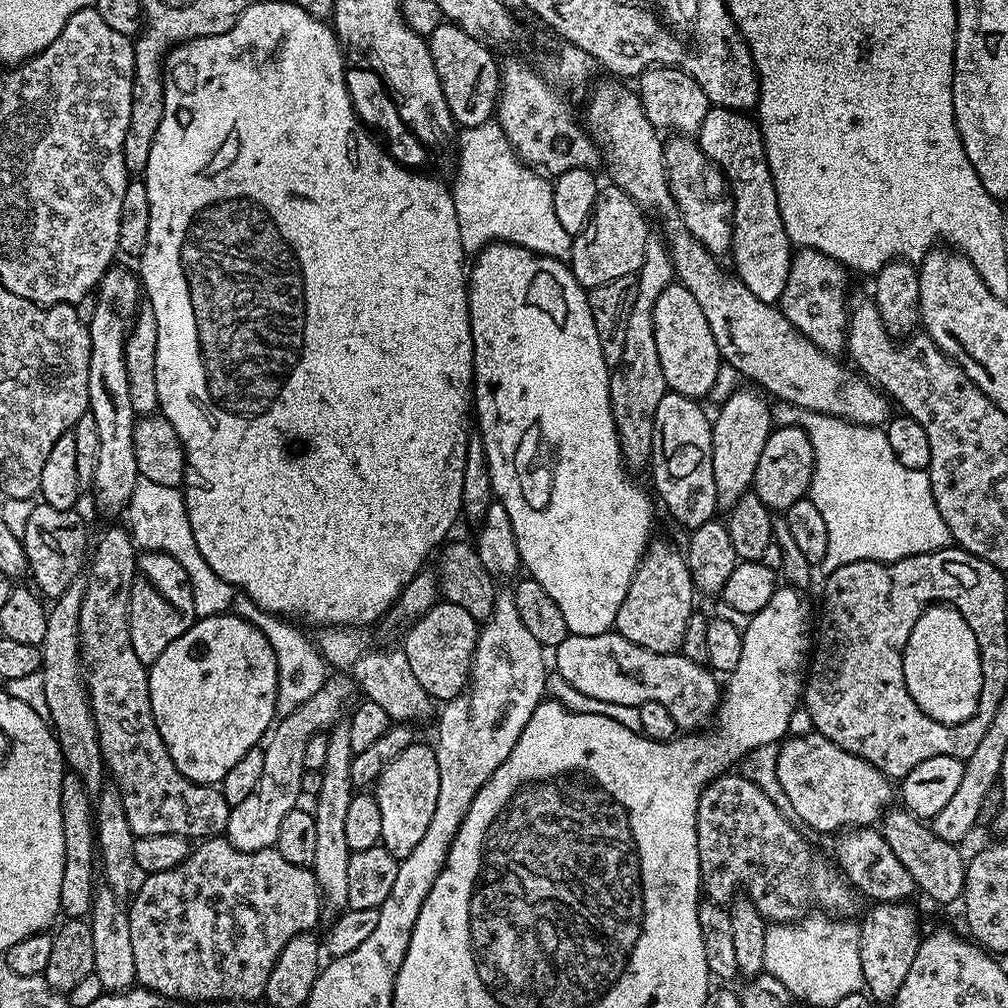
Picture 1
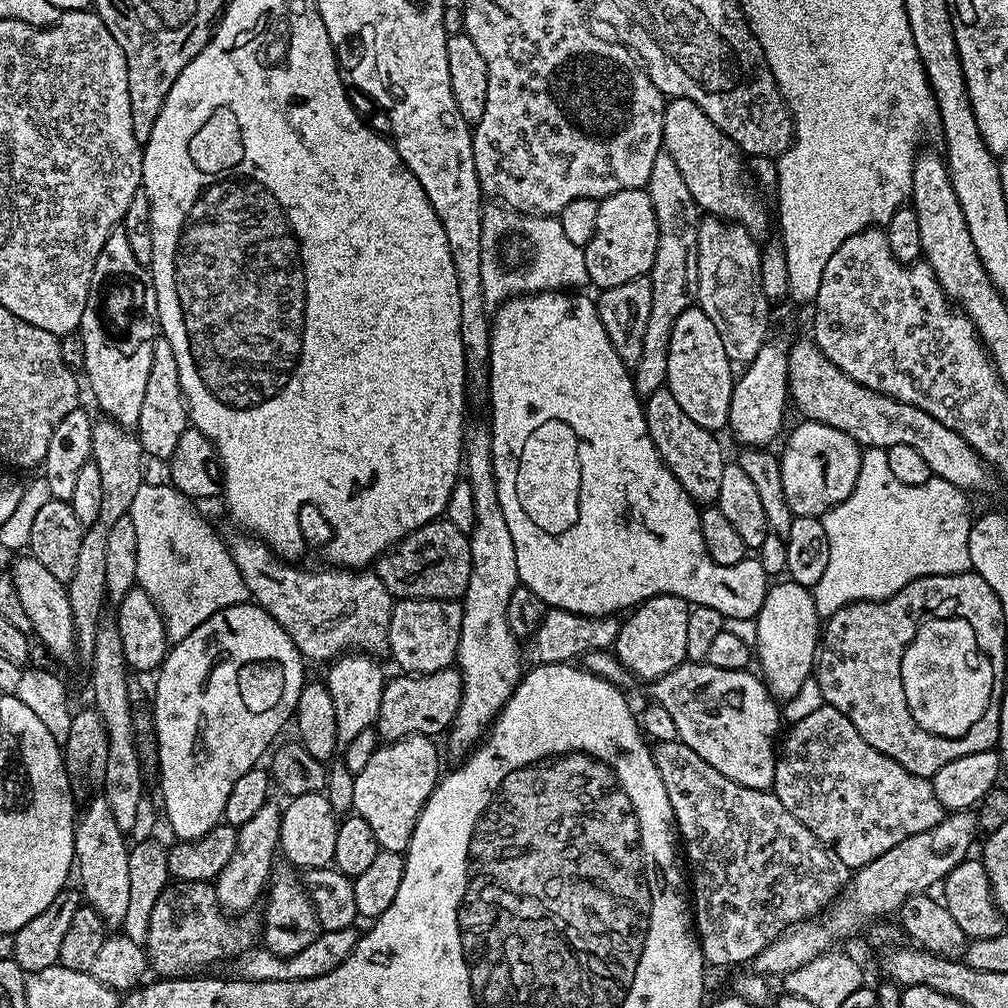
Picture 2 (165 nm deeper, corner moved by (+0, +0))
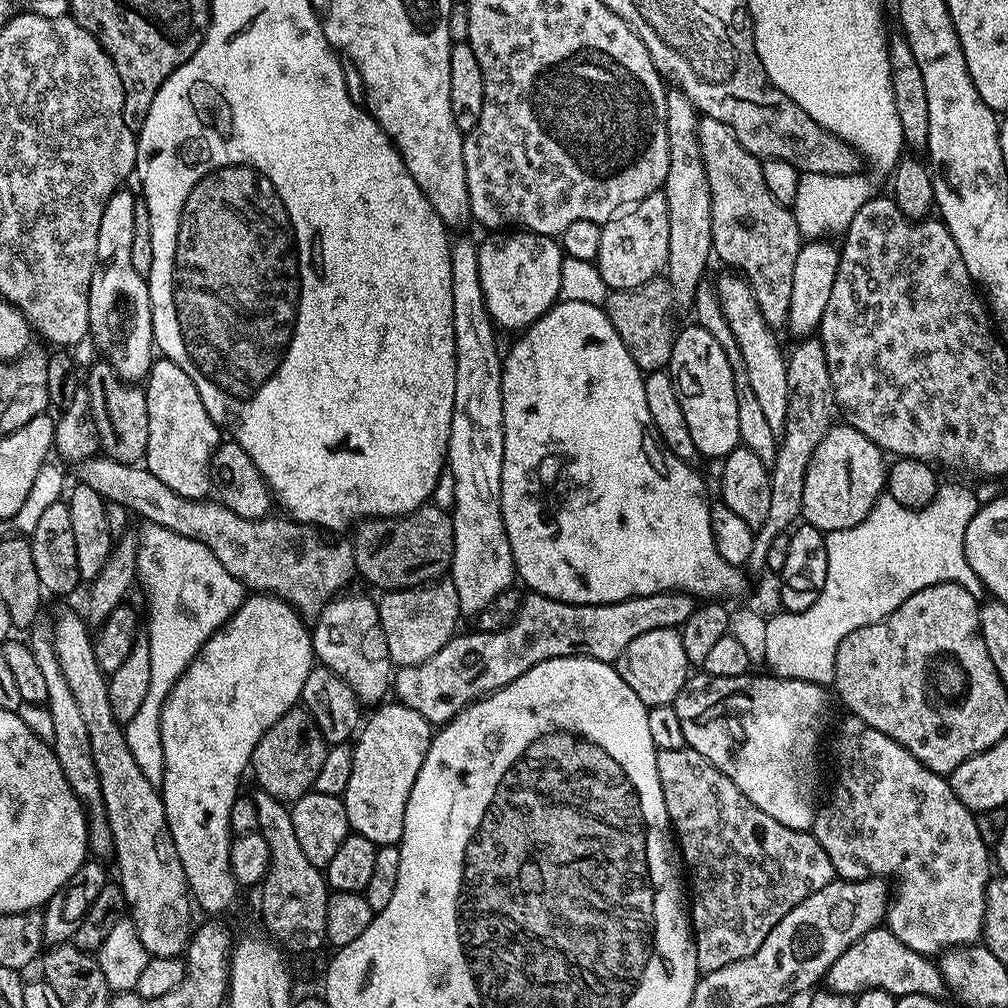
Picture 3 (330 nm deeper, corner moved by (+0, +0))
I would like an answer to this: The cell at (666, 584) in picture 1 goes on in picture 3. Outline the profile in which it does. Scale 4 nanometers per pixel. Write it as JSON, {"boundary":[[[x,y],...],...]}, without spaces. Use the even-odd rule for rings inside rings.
{"boundary":[[[658,628],[638,634],[630,646],[614,661],[616,673],[638,694],[643,704],[672,704],[682,686],[688,681],[690,665],[686,650],[682,650],[682,638],[675,628]]]}

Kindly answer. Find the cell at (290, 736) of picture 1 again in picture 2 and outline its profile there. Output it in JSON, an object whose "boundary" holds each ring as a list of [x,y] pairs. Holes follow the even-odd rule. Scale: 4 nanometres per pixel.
{"boundary":[[[270,802],[262,806],[262,810],[258,810],[258,814],[250,818],[250,822],[246,822],[238,829],[236,833],[238,846],[234,850],[234,858],[230,858],[230,862],[214,882],[216,900],[225,913],[238,916],[238,913],[250,909],[259,896],[261,899],[277,863],[275,860],[278,860],[281,811],[279,803],[276,805],[276,802]]]}

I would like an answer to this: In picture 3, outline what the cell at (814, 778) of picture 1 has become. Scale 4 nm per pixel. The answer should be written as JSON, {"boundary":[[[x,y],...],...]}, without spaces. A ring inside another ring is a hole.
{"boundary":[[[851,714],[845,717],[832,740],[832,764],[836,767],[832,801],[815,809],[810,829],[822,850],[826,850],[833,873],[843,881],[858,882],[867,872],[874,876],[901,872],[904,884],[899,885],[898,892],[904,896],[904,908],[924,904],[924,928],[896,928],[893,933],[910,950],[934,954],[945,946],[977,943],[984,927],[990,848],[978,836],[974,813],[956,797],[951,783],[941,773],[931,772],[914,754],[862,722],[862,718]]]}

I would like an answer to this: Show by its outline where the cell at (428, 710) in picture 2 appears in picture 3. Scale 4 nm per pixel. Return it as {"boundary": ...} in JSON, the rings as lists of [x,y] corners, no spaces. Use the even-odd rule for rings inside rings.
{"boundary":[[[529,591],[524,597],[524,604],[513,623],[498,632],[475,630],[469,636],[457,634],[453,636],[434,658],[426,658],[426,662],[414,666],[400,666],[394,672],[394,696],[399,703],[412,711],[422,714],[429,724],[443,726],[458,715],[469,704],[497,692],[506,687],[514,678],[526,674],[538,662],[546,662],[550,658],[566,658],[567,656],[585,656],[591,660],[600,660],[603,664],[612,664],[623,654],[626,646],[638,638],[638,634],[646,634],[646,630],[658,628],[679,629],[681,624],[690,618],[690,614],[698,606],[697,601],[686,592],[659,592],[649,596],[635,596],[613,604],[567,604],[540,592]]]}

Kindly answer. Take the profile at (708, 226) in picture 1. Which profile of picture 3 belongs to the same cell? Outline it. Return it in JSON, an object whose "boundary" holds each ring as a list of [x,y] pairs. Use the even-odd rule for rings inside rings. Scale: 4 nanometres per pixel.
{"boundary":[[[726,270],[717,281],[714,289],[723,317],[734,334],[735,342],[746,364],[746,374],[753,387],[757,401],[761,404],[762,414],[770,428],[779,433],[784,429],[786,416],[786,402],[788,401],[788,387],[786,386],[787,361],[784,354],[780,354],[775,336],[771,333],[770,325],[765,320],[757,298],[748,285],[746,278],[739,273]]]}

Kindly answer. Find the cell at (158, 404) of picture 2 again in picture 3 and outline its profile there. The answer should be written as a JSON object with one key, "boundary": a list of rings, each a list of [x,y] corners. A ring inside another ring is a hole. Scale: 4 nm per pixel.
{"boundary":[[[163,358],[153,359],[152,369],[148,371],[143,389],[146,414],[150,422],[150,438],[146,442],[146,455],[143,458],[148,472],[154,474],[158,482],[166,482],[166,486],[170,486],[178,494],[189,496],[192,500],[205,499],[210,492],[210,459],[213,449],[221,443],[221,429],[210,418],[206,406],[202,406],[202,398],[194,382],[190,382],[190,374],[186,374],[182,366]]]}

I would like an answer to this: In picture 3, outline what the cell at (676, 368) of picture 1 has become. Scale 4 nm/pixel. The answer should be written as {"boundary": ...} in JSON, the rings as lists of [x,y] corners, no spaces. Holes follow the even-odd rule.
{"boundary":[[[695,322],[689,324],[689,328],[675,333],[666,371],[674,382],[678,406],[682,406],[686,427],[690,430],[690,438],[694,438],[697,453],[701,457],[723,458],[730,455],[740,444],[734,374],[730,370],[730,362],[726,362],[722,346],[718,346],[714,339],[714,334],[710,334],[710,330]]]}

